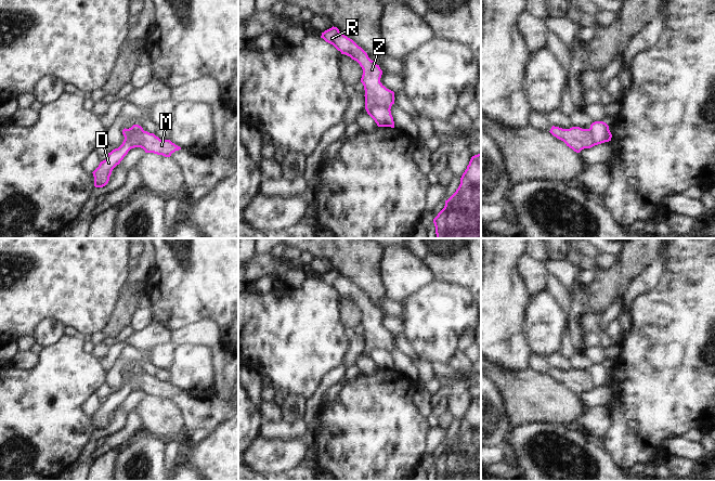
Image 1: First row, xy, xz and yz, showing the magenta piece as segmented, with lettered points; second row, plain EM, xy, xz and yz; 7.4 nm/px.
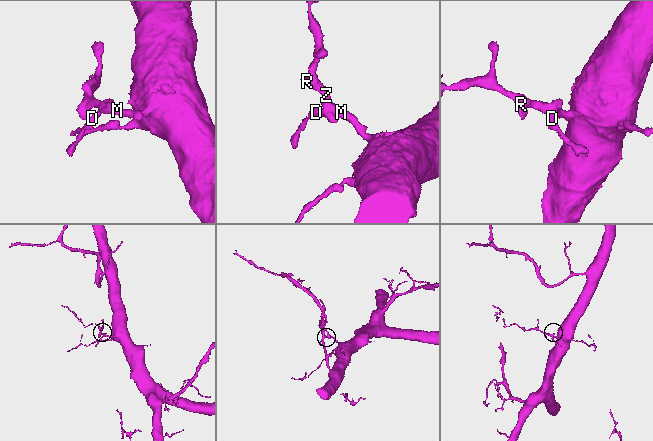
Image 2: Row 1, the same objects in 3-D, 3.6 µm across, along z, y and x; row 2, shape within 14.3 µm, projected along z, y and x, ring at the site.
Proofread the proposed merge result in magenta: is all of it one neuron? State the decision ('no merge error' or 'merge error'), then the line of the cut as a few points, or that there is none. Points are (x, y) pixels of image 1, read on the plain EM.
merge error; cut xz (389, 351), (382, 348), (373, 348), (366, 352)

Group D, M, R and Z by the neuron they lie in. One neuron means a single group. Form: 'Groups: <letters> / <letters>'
Groups: D / M R Z

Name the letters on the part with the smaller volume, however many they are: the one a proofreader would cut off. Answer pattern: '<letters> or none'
D

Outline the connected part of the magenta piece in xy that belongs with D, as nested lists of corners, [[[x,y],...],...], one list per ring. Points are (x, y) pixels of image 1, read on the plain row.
[[[124,382],[118,391],[107,396],[106,402],[101,404],[99,410],[92,415],[95,430],[103,430],[108,426],[113,412],[120,406],[131,391],[130,382]]]

